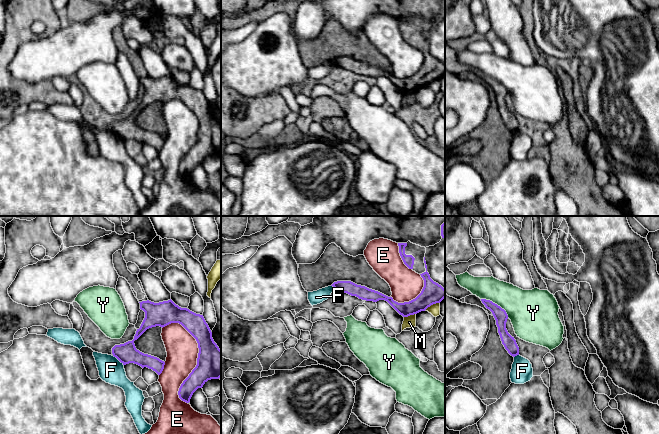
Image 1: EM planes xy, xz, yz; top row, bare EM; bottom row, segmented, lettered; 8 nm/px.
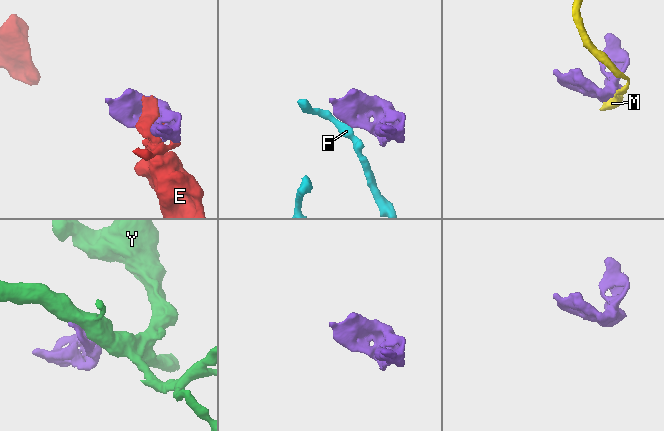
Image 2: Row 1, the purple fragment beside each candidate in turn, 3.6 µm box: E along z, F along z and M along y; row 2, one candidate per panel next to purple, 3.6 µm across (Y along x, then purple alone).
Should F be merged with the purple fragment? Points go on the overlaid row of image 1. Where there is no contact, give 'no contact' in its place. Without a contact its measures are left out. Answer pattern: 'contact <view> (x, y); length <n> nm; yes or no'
contact xy (118, 359); length 120 nm; no

